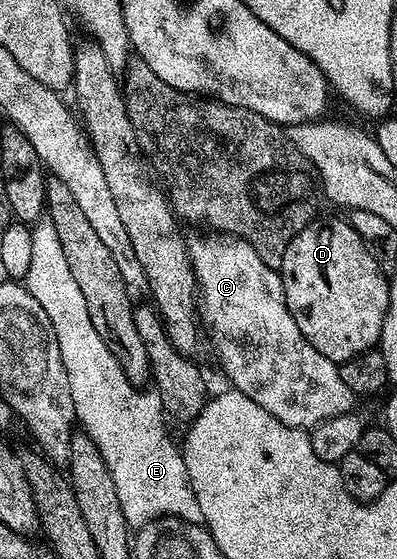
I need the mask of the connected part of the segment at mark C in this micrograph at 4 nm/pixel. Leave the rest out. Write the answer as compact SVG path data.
M228 233L211 237L215 238L190 239L187 252L195 273L197 314L210 345L211 342L215 345L215 354L231 381L228 383L249 396L249 400L261 404L284 428L314 428L333 416L352 413L351 405L357 402L357 395L349 392L349 387L341 381L338 365L321 356L305 340L301 328L297 328L297 320L293 320L285 304L282 273L265 264L258 251L243 238Z

